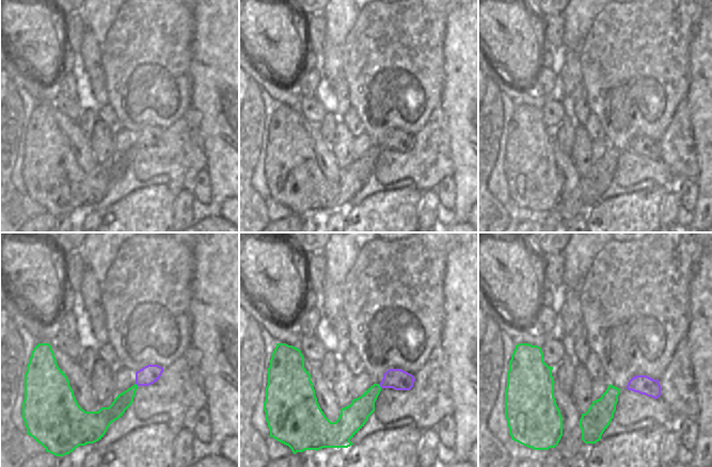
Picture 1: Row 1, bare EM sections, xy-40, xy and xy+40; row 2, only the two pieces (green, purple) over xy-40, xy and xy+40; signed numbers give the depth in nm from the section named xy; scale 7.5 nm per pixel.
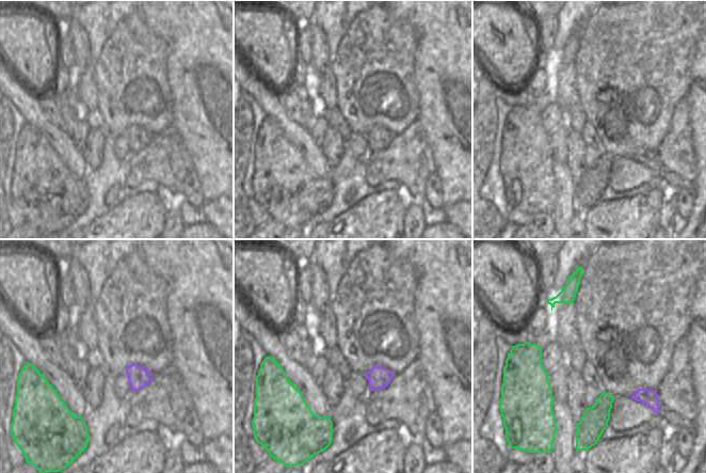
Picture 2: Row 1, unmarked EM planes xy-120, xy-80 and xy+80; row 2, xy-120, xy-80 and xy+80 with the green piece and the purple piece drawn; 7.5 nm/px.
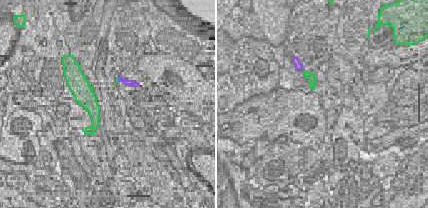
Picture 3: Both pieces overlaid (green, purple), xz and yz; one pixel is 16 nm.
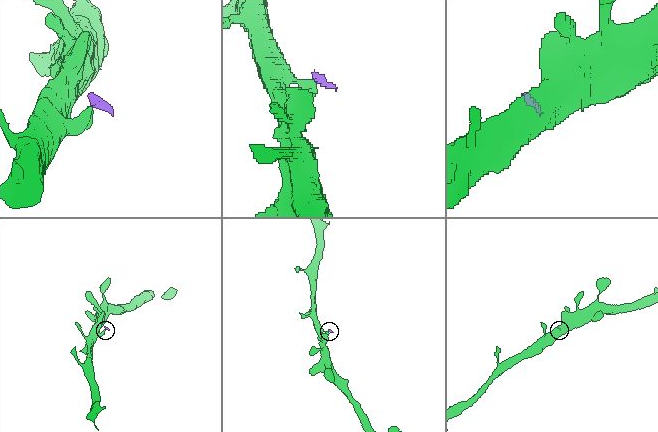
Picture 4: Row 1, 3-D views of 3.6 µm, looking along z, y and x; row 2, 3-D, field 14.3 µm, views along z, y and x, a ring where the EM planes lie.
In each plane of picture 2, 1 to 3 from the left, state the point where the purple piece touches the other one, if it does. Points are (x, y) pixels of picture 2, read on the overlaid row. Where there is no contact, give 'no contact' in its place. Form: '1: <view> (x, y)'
1: no contact
2: no contact
3: no contact

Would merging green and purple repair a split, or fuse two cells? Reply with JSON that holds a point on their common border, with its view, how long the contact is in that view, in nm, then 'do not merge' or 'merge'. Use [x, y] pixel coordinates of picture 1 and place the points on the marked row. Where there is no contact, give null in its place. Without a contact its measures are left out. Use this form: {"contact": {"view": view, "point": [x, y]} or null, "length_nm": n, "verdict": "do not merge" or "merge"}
{"contact": {"view": "xy", "point": [379, 386]}, "length_nm": 40, "verdict": "do not merge"}

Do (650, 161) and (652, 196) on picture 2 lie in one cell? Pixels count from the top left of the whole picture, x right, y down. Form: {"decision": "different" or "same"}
{"decision": "different"}

